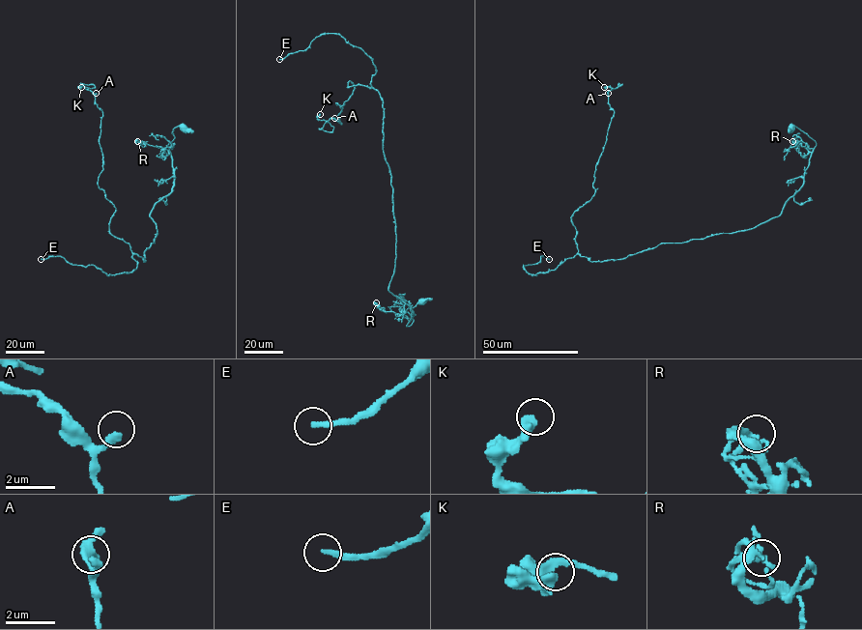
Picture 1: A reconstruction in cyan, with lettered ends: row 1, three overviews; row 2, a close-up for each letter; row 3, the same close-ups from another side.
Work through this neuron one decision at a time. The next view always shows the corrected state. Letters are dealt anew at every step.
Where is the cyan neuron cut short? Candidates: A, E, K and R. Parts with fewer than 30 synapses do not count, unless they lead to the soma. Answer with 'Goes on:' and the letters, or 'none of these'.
Goes on: E

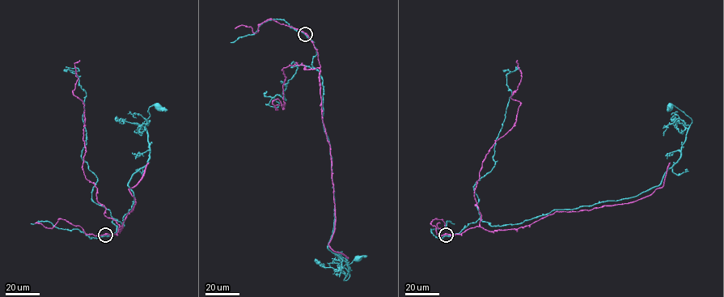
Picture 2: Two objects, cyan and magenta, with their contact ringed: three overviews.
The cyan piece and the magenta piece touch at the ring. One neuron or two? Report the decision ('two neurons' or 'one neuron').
two neurons

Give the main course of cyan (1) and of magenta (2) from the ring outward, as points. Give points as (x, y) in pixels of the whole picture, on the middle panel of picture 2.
1: (305, 34), (323, 79), (332, 158), (328, 248), (347, 263), (344, 280), (357, 258)
2: (305, 34), (313, 44), (320, 65), (322, 120), (329, 144), (336, 218), (329, 245), (348, 258)

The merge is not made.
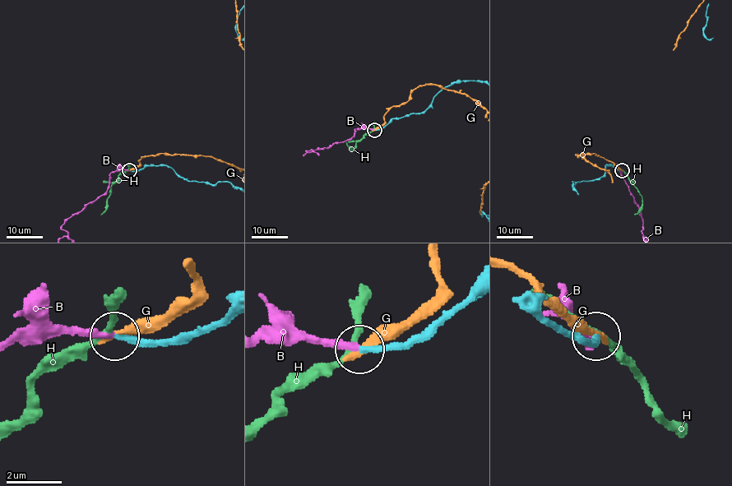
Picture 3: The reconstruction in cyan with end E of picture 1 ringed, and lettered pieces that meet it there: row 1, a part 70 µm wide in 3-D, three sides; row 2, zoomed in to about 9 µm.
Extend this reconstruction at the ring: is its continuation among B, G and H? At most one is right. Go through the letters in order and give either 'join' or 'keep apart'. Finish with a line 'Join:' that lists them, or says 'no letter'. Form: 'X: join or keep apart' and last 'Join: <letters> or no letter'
B: join
G: keep apart
H: keep apart
Join: B

